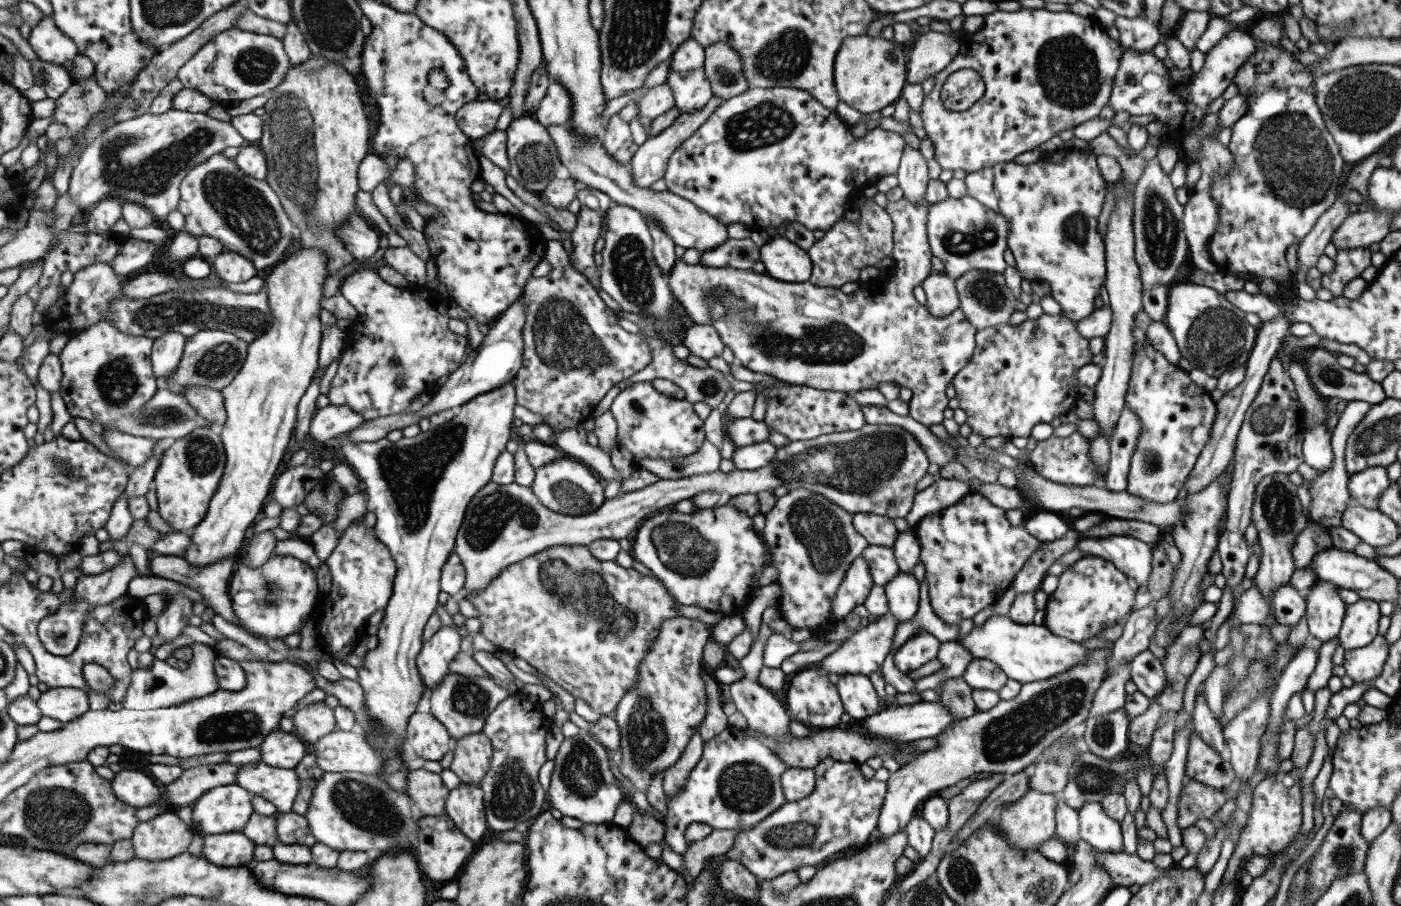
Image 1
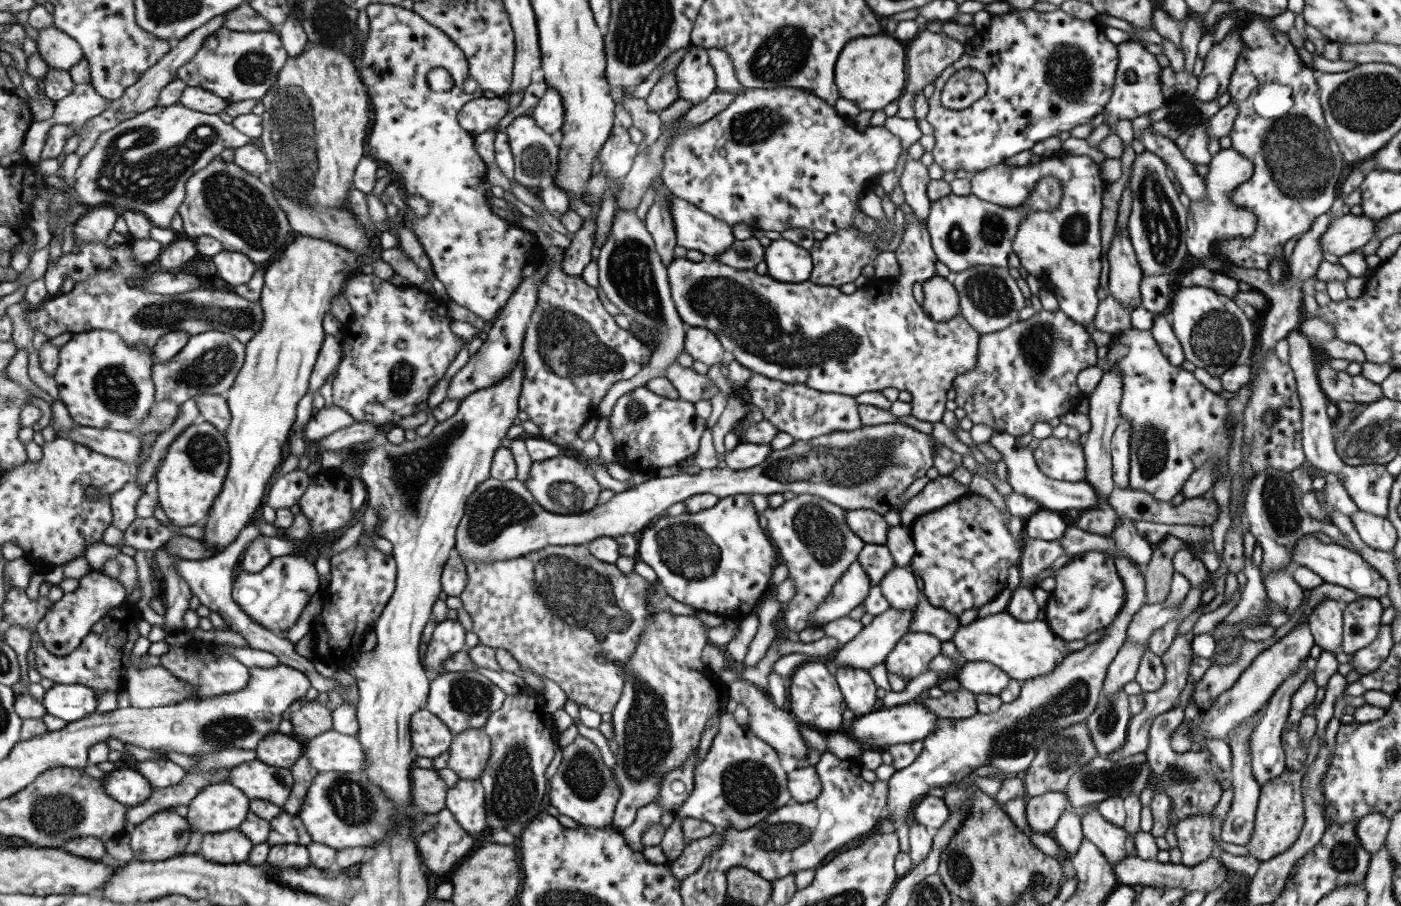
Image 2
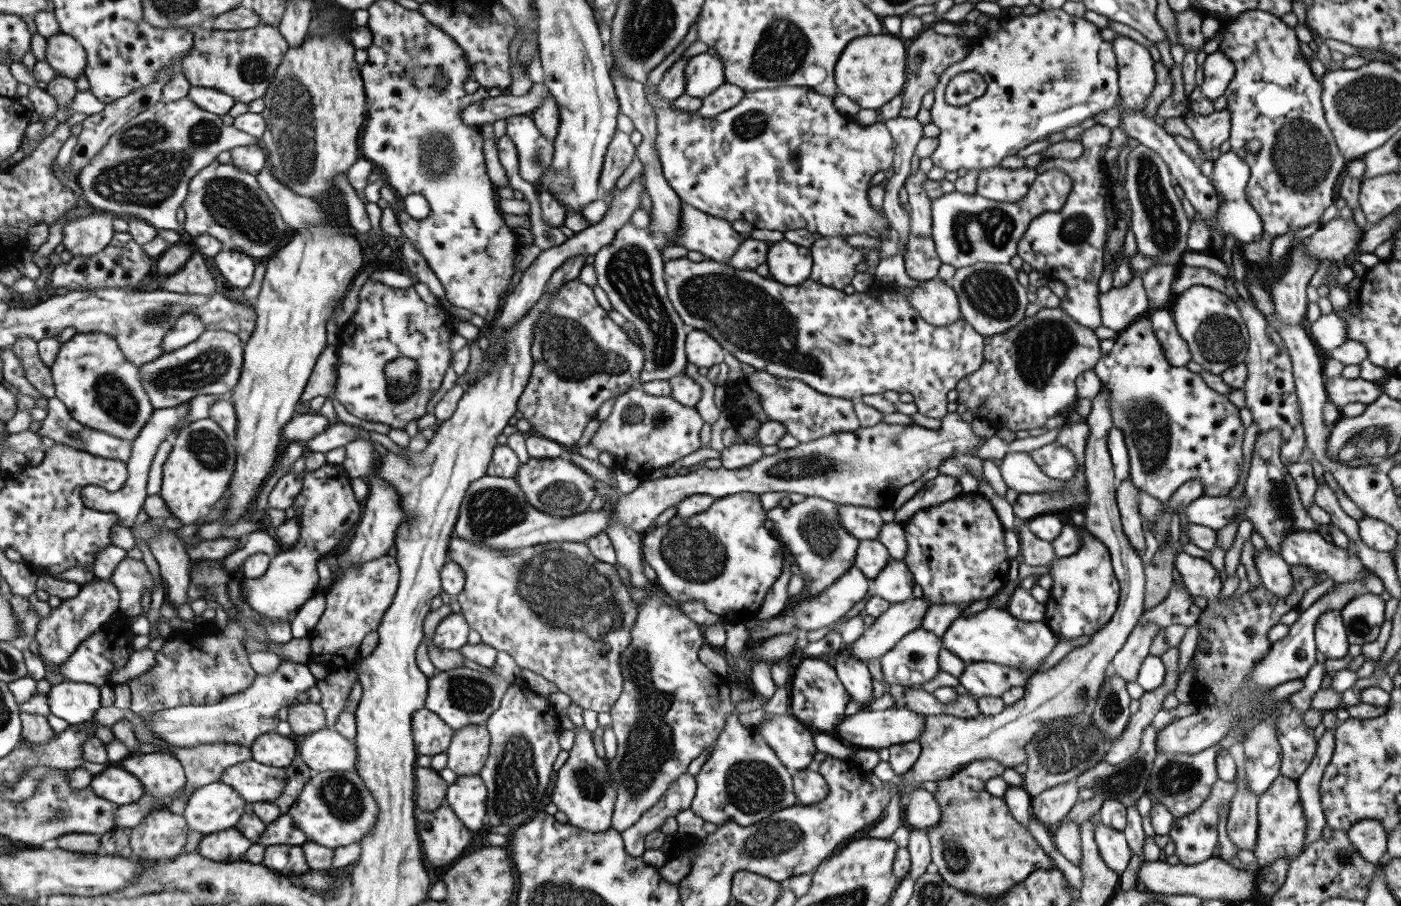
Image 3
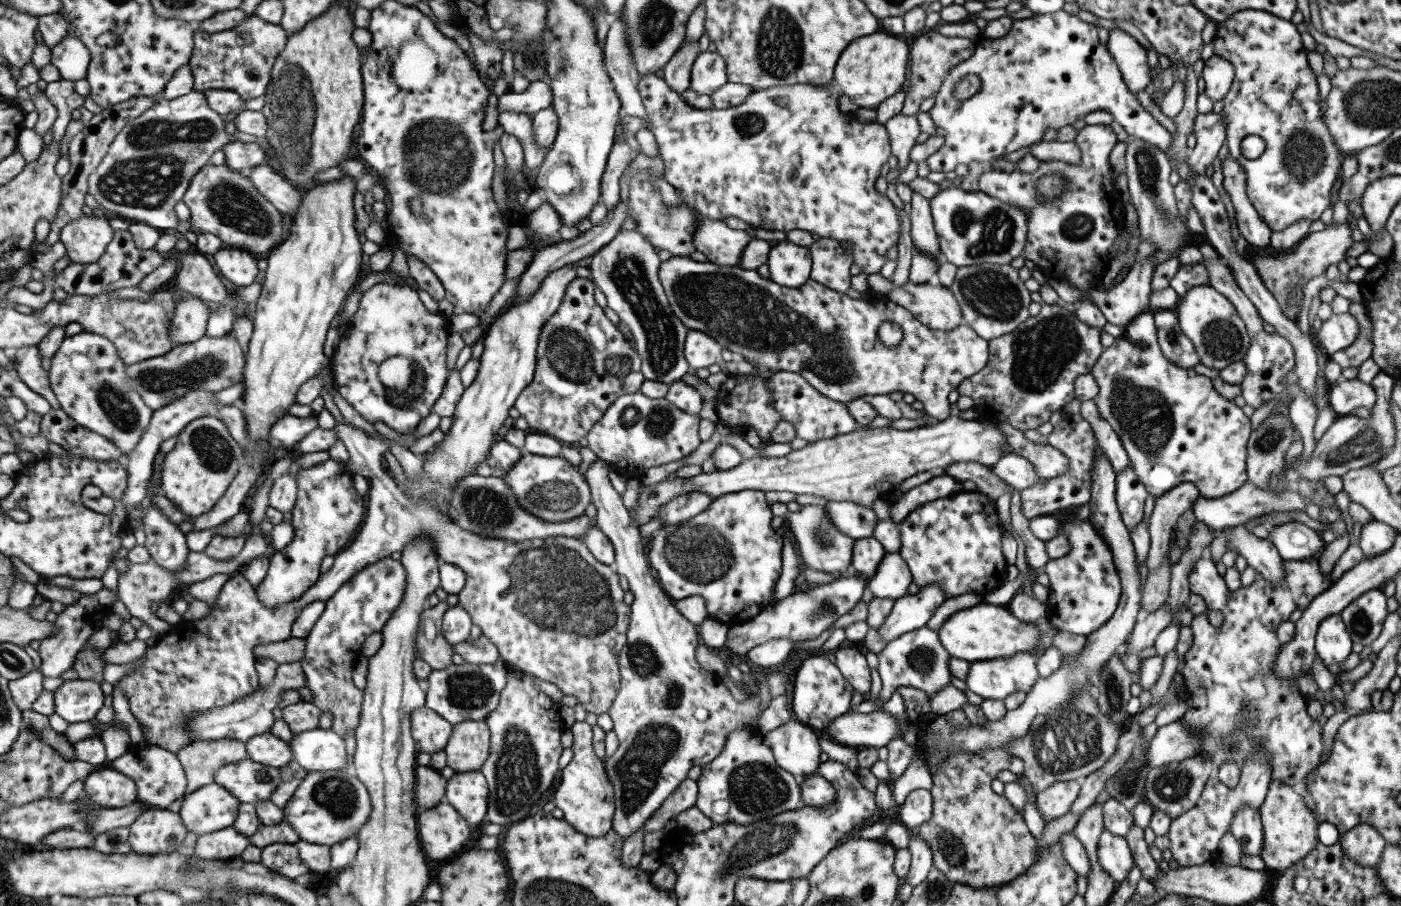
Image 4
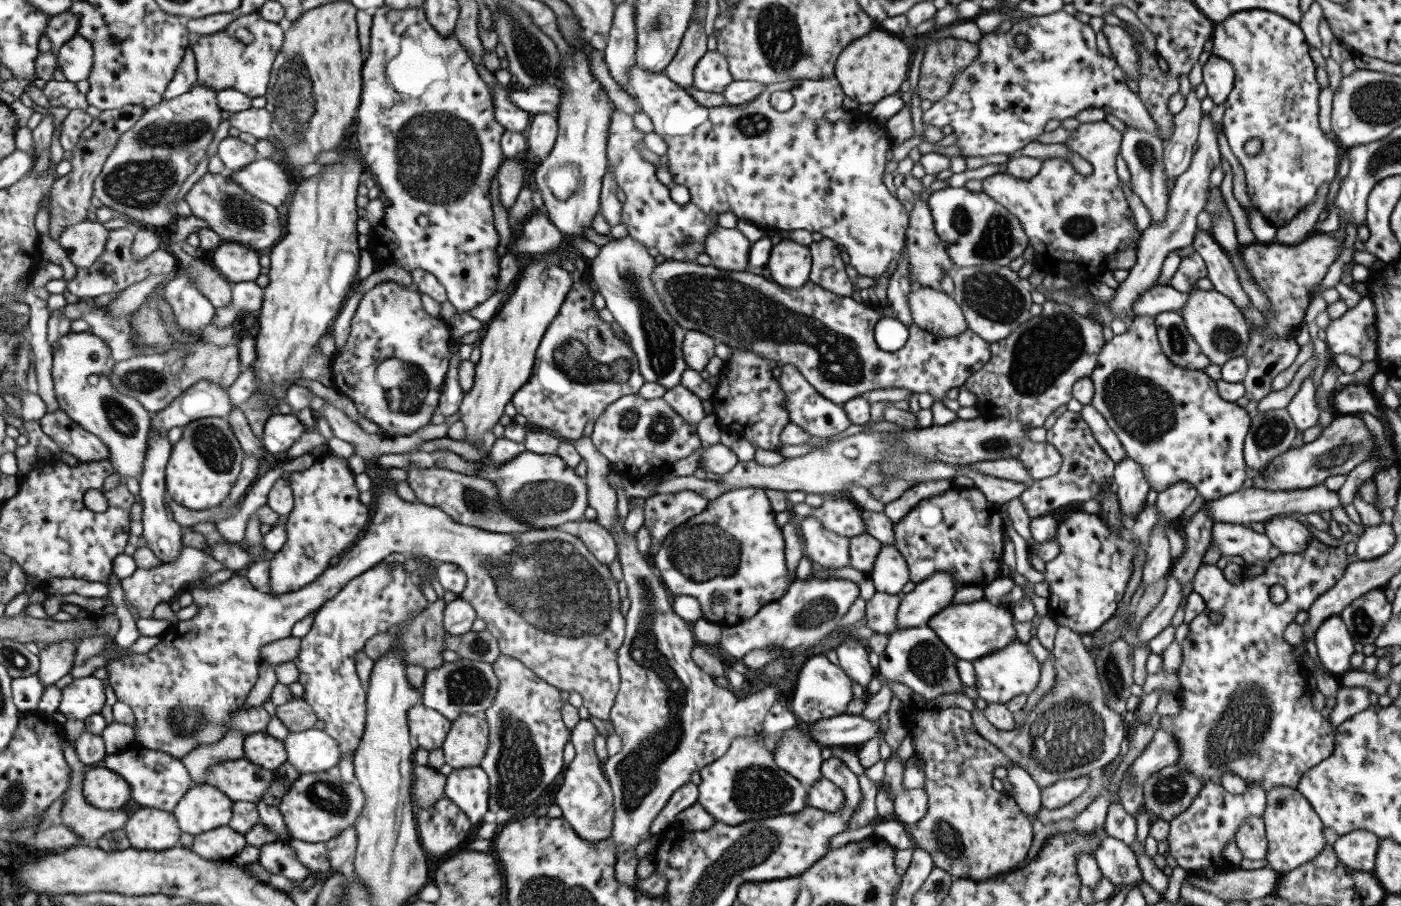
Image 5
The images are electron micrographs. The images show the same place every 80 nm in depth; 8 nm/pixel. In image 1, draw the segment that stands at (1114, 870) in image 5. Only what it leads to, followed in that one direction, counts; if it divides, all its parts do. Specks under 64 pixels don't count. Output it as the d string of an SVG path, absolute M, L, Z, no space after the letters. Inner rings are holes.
M1099 800L1086 802L1077 809L1077 812L1080 842L1105 852L1122 850L1120 823L1103 812Z

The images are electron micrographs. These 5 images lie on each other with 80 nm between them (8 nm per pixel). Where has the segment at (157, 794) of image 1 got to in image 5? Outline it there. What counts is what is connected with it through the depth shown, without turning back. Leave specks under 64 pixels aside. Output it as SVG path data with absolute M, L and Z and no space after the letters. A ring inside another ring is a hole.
M109 767L92 768L84 780L85 798L101 810L119 810L133 806L131 785Z

